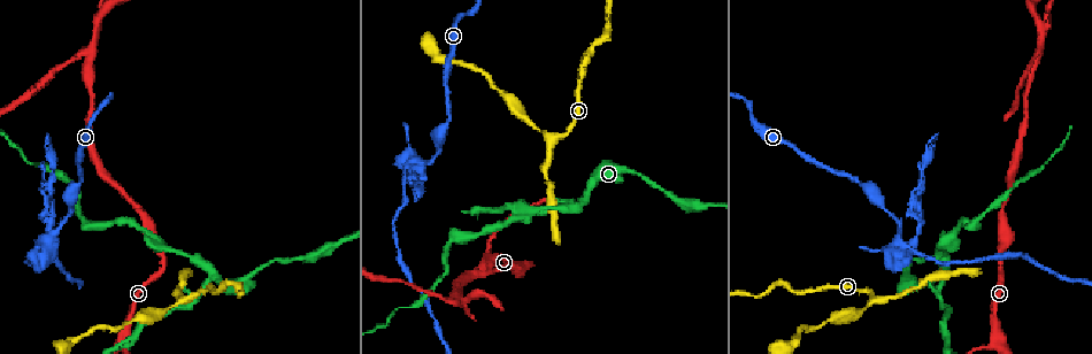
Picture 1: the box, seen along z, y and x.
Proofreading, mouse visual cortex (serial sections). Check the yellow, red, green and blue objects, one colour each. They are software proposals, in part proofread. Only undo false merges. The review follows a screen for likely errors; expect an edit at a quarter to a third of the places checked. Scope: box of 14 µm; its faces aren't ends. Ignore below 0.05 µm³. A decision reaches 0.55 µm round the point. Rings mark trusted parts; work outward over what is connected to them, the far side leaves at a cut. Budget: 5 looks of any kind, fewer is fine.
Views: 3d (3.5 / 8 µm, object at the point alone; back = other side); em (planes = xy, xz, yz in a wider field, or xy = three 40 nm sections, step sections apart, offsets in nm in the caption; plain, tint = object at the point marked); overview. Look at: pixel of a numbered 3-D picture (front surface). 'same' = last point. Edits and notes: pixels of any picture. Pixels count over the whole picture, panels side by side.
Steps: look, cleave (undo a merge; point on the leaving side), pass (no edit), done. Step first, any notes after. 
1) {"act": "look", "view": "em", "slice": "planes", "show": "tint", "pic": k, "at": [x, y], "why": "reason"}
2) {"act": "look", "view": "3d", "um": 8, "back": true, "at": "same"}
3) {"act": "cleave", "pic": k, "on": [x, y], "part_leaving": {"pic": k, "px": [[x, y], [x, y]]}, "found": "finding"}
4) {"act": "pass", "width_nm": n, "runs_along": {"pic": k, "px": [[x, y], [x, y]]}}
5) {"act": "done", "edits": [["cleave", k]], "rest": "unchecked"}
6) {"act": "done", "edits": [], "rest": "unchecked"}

{"act": "look", "view": "3d", "um": 3.5, "pic": 1, "at": [490, 261], "why": "three-way junction"}

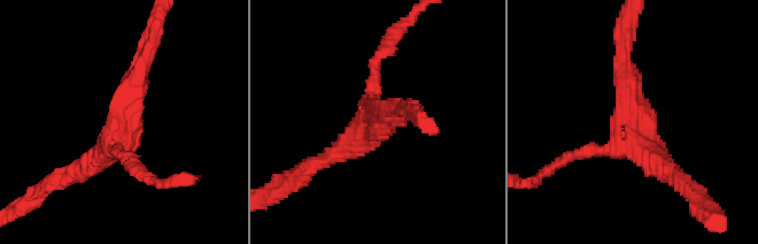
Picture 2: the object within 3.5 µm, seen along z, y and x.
{"act": "look", "view": "em", "slice": "xy", "step": 3, "show": "tint", "pic": 2, "at": [631, 136], "arms": 3, "arm_widths_nm": [200, 300, 300], "why": "need the tissue"}

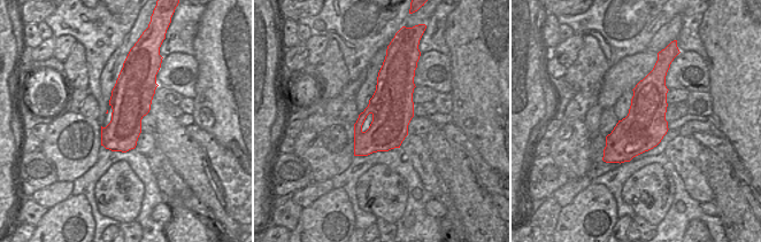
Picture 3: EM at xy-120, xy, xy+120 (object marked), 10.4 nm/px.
{"act": "look", "view": "em", "slice": "xy", "step": 5, "show": "tint", "at": "same"}

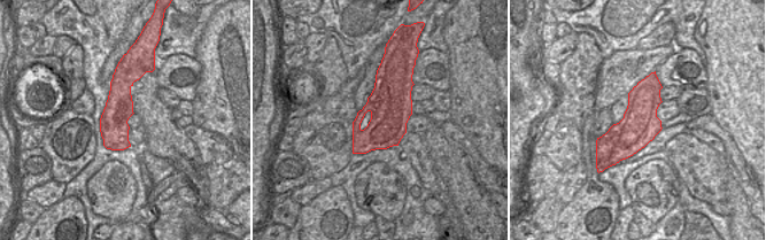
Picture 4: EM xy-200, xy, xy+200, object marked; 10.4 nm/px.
{"act": "pass", "width_nm": 550, "runs_along": {"pic": 2, "px": [[145, 66], [123, 137], [70, 176]]}, "found": "all the same cell"}

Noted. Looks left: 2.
{"act": "look", "view": "3d", "um": 3.5, "back": true, "pic": 1, "at": [87, 58], "why": "three arms meet"}

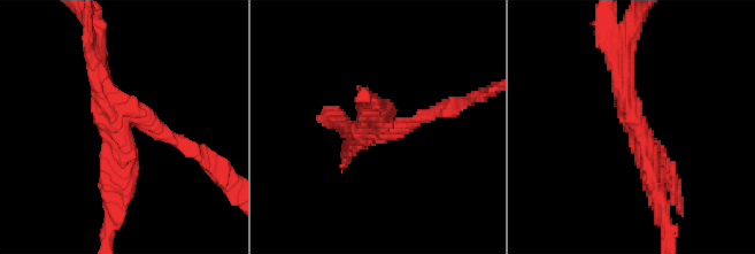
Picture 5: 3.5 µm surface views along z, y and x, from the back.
{"act": "look", "view": "em", "slice": "xy", "step": 1, "show": "tint", "pic": 5, "at": [119, 125], "why": "need the tissue"}

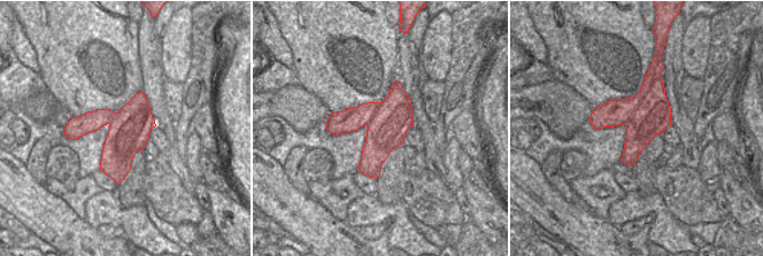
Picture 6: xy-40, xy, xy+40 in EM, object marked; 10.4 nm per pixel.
{"act": "cleave", "pic": 5, "on": [424, 114], "border": {"pic": 6, "px": [[650, 72], [652, 86], [625, 124]]}, "found": "two cells meet here"}

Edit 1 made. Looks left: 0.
{"act": "done", "edits": [["cleave", 5]], "rest": "unchecked"}

